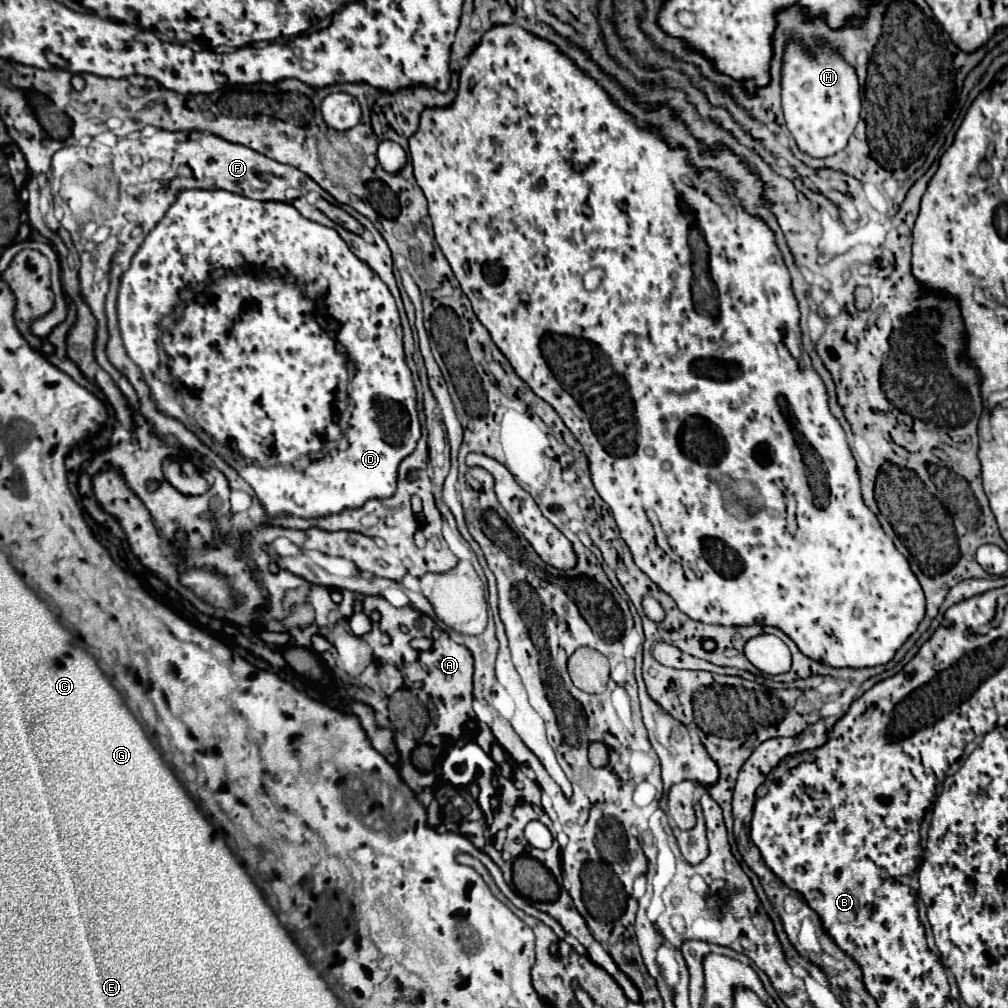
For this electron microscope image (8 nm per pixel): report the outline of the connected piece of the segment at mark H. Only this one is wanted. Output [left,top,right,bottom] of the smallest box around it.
[781,38,861,158]

